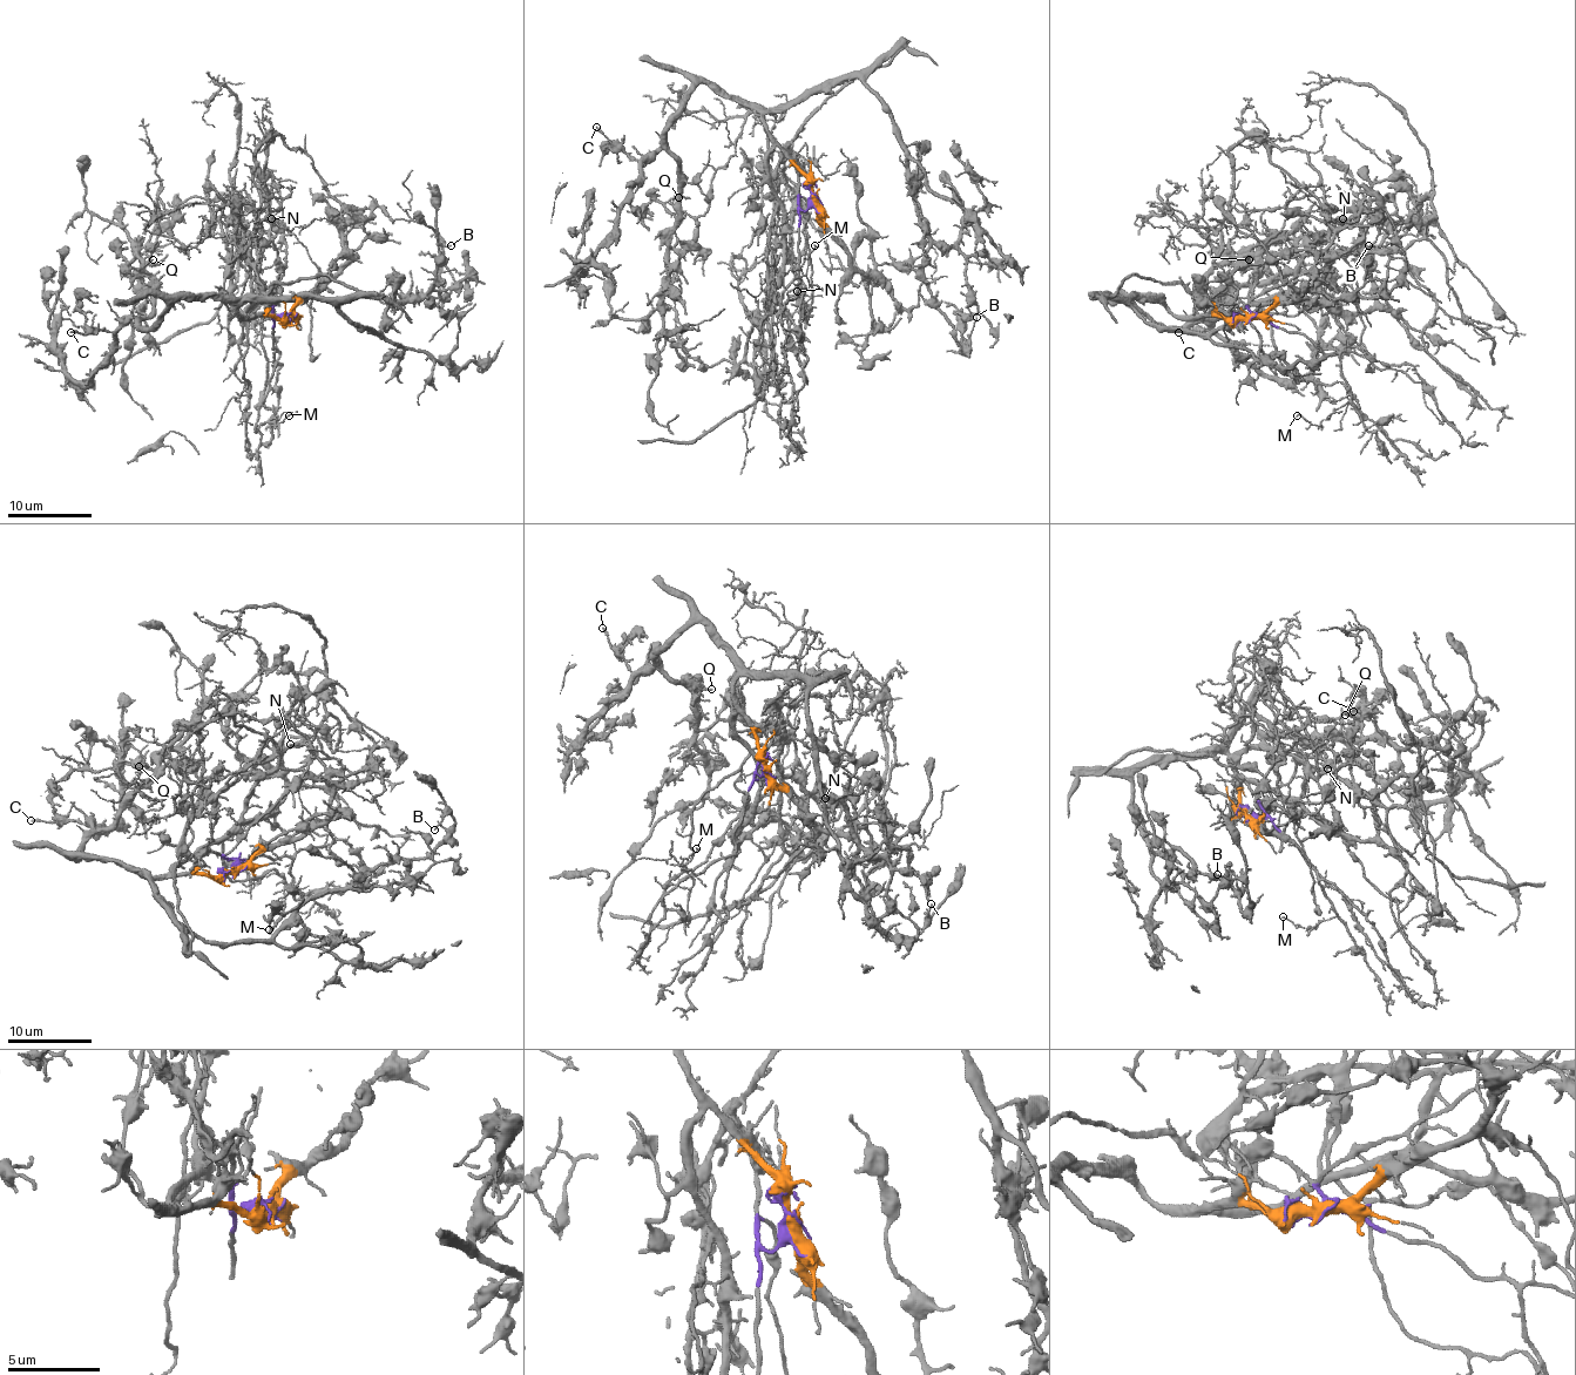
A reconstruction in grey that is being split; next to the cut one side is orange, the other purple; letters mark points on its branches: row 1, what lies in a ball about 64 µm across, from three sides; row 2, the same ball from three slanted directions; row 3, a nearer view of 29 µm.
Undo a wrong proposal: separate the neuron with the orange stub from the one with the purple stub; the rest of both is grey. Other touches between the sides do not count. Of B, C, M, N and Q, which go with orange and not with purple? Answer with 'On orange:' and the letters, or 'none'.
On orange: B, C, Q

